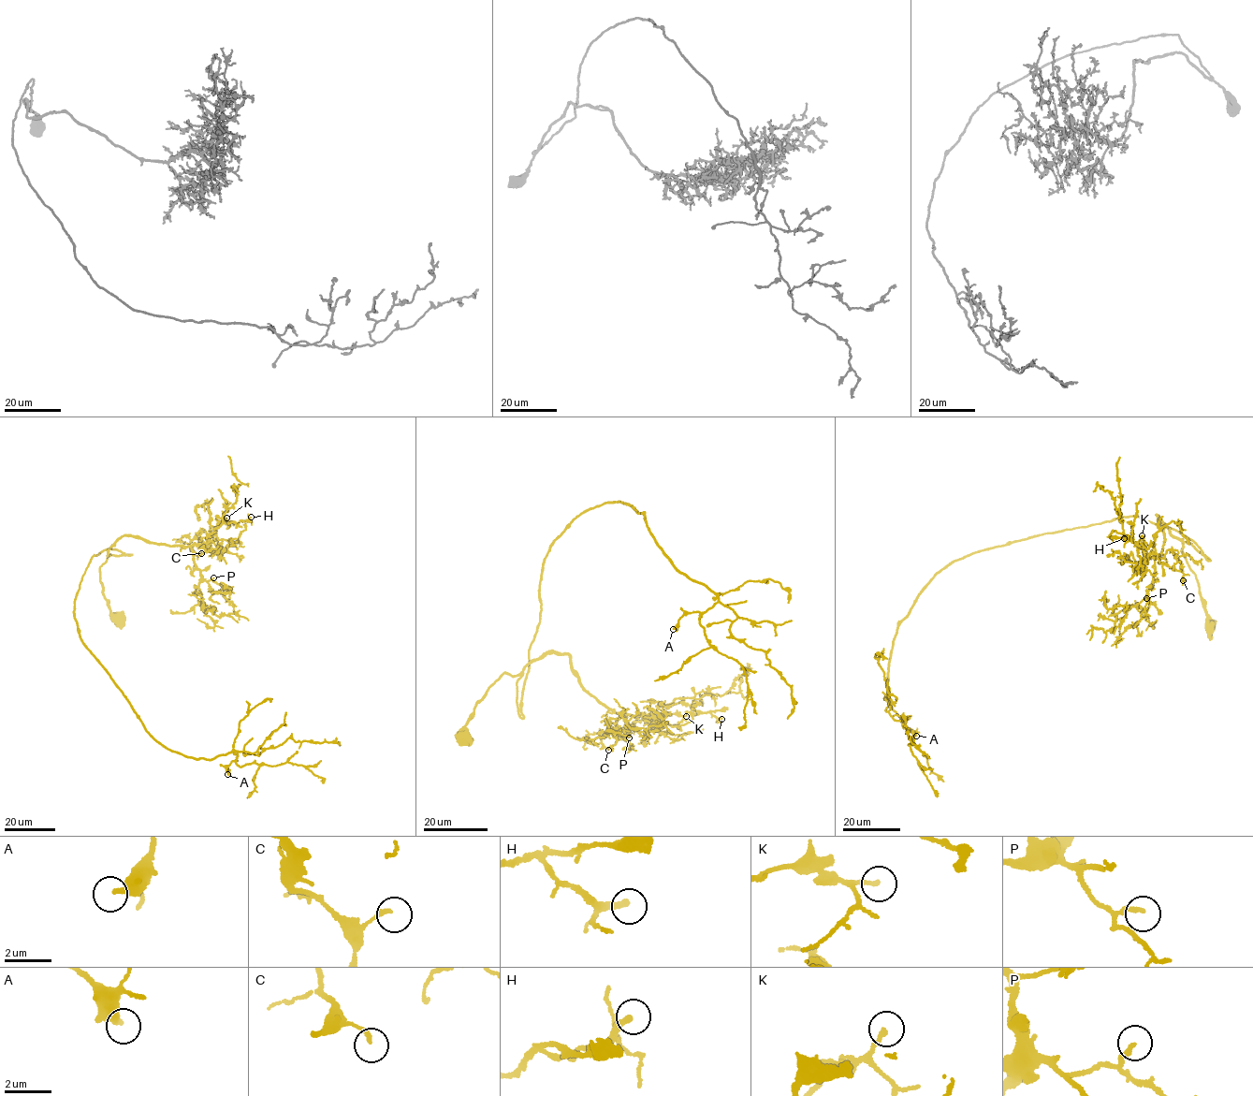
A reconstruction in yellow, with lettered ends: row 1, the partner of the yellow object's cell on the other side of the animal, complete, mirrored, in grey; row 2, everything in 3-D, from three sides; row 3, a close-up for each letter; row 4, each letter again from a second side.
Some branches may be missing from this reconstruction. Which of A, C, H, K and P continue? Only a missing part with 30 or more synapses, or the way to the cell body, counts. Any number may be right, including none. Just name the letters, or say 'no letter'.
K

